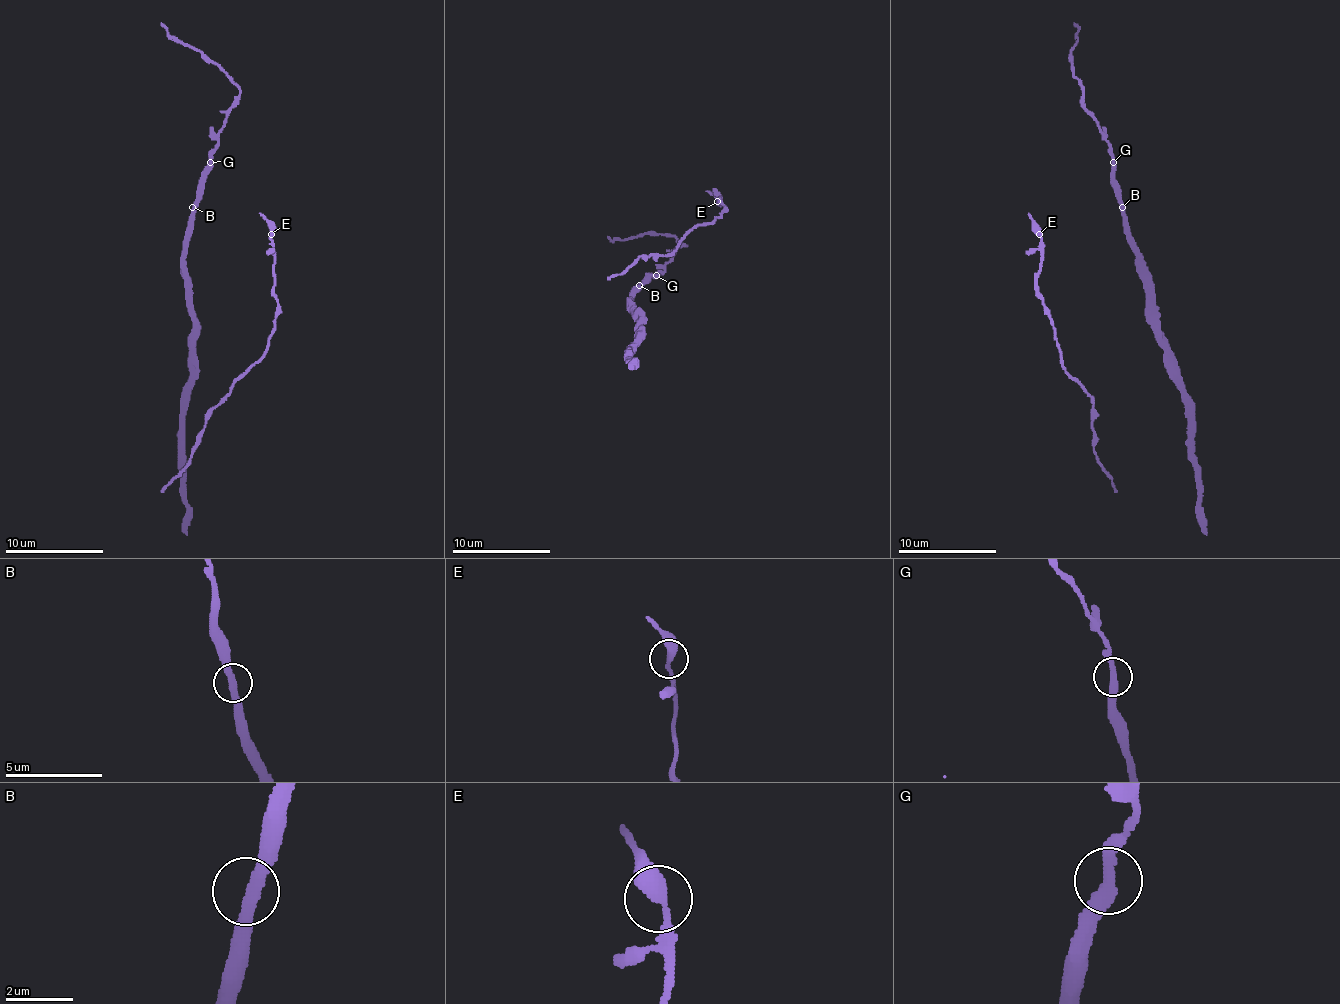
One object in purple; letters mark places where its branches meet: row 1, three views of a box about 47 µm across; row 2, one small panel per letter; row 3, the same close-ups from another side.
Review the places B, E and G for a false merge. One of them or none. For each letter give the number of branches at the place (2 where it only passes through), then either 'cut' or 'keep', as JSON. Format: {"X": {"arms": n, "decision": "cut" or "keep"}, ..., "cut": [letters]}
{"B": {"arms": 2, "decision": "keep"}, "E": {"arms": 2, "decision": "keep"}, "G": {"arms": 2, "decision": "cut"}, "cut": ["G"]}

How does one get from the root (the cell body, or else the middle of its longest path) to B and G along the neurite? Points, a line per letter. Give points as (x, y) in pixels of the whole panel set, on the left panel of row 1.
B: (185, 399), (185, 384), (190, 379), (192, 330), (190, 283), (185, 271), (185, 239), (190, 234), (192, 207)
G: (185, 399), (192, 330), (185, 239), (209, 163)

